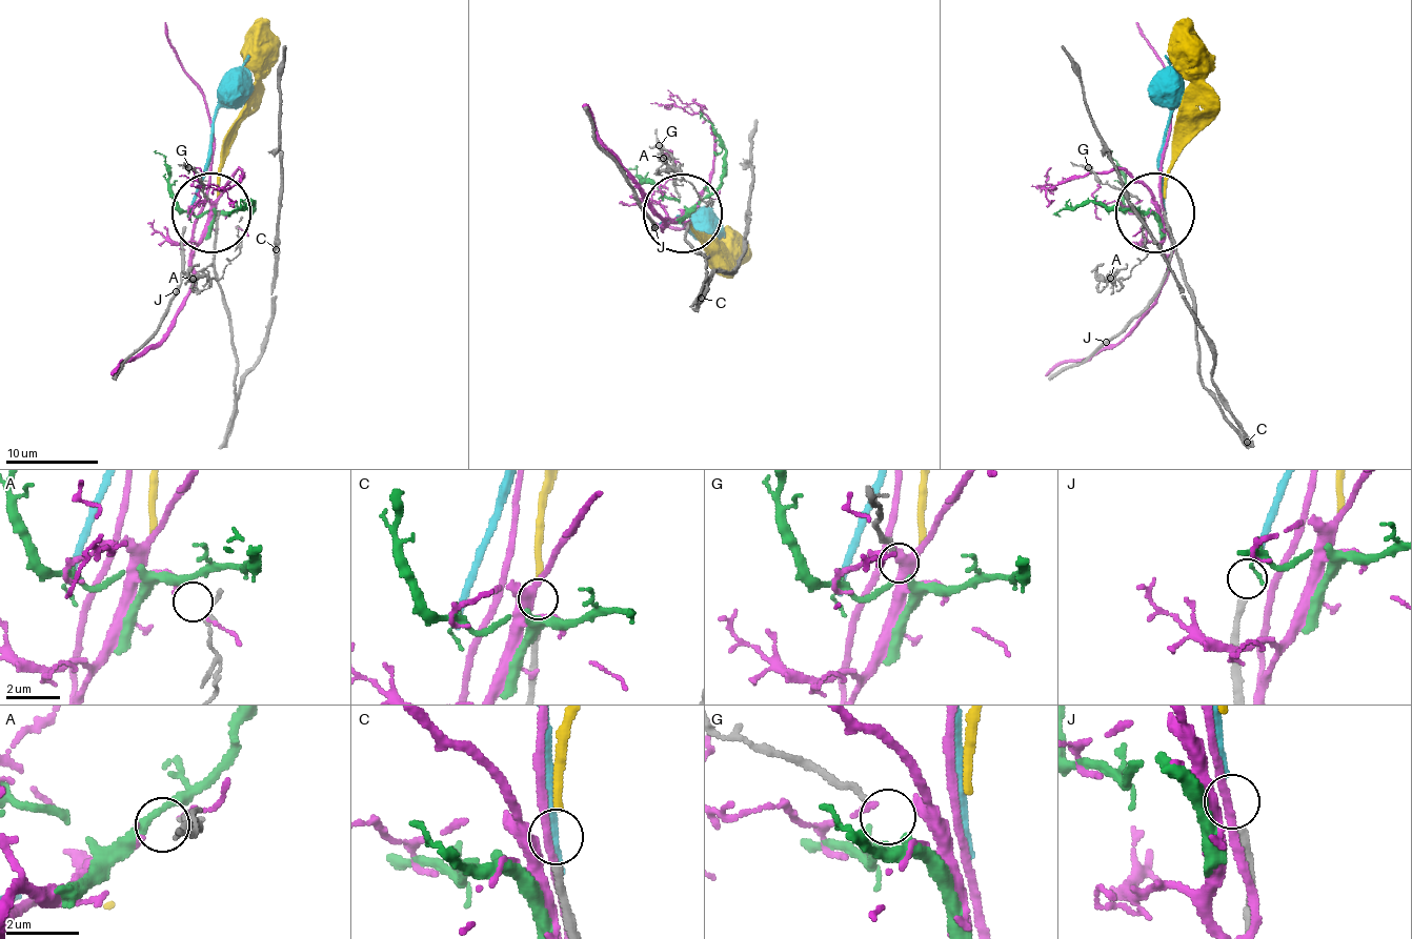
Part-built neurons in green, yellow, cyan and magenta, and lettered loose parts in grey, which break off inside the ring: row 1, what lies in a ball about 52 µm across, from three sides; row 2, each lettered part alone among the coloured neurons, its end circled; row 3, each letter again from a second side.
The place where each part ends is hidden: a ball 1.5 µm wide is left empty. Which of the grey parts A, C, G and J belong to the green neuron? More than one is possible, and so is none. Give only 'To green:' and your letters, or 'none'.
To green: G

